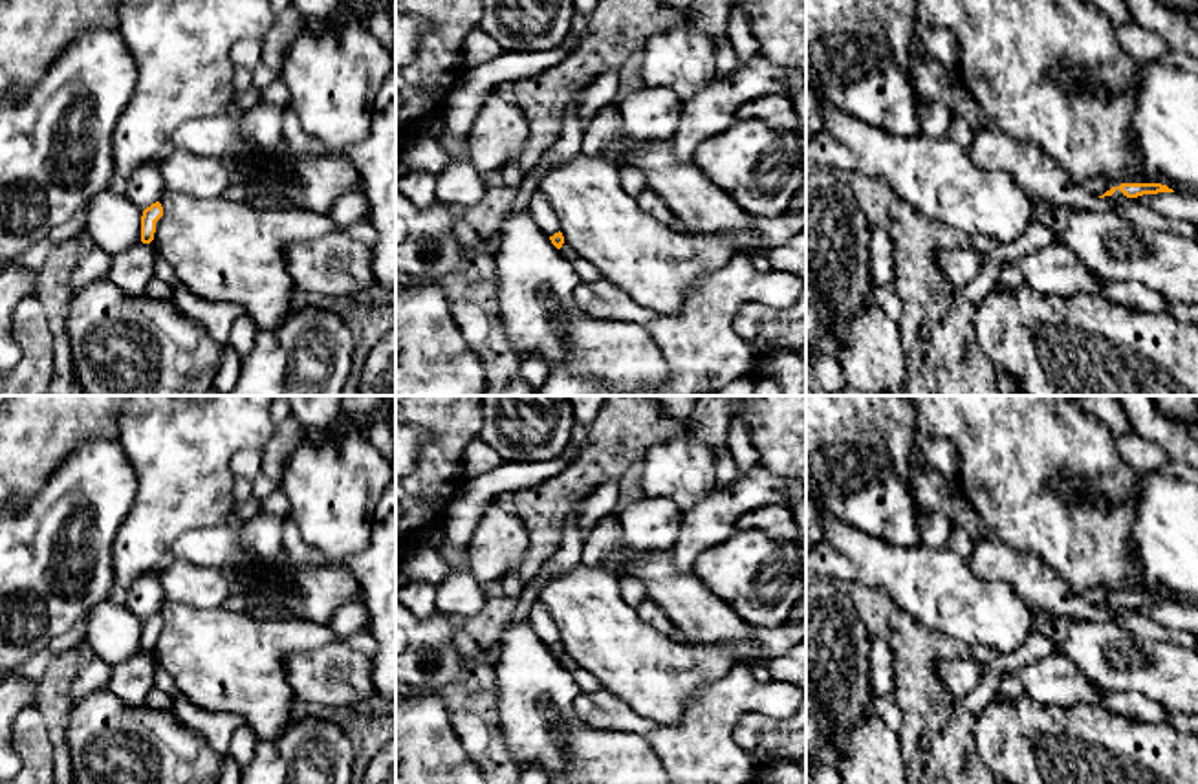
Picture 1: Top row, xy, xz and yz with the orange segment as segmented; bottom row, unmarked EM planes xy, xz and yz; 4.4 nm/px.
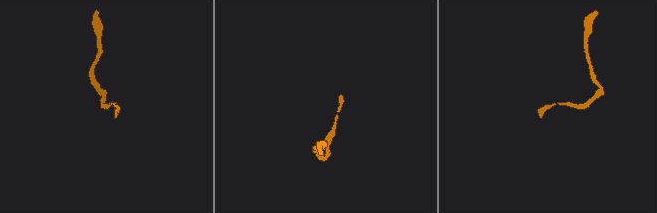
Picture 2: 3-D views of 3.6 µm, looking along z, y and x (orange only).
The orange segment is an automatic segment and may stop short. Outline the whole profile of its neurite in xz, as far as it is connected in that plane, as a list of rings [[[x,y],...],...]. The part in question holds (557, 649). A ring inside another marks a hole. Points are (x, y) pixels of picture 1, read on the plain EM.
[[[535,601],[528,619],[531,621],[539,637],[550,647],[551,654],[561,659],[564,647],[561,643],[559,626],[551,619],[548,608],[542,603]]]

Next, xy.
[[[159,612],[152,614],[143,621],[141,626],[141,652],[150,654],[156,643],[156,632],[163,626],[163,617]]]

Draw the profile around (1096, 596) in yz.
[[[1097,584],[1081,590],[1077,597],[1092,606],[1103,606],[1106,601],[1114,597],[1114,593],[1106,586]]]

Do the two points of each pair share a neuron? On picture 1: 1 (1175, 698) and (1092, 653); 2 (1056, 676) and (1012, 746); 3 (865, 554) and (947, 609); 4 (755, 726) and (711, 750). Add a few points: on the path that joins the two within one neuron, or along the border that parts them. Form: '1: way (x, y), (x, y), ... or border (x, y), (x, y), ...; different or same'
1: way (1153, 676), (1107, 675); same
2: border (1024, 691), (1043, 704), (1057, 704), (1061, 707); different
3: way (885, 566), (918, 579), (927, 588); same
4: border (750, 711), (735, 724), (733, 739), (757, 764); different

